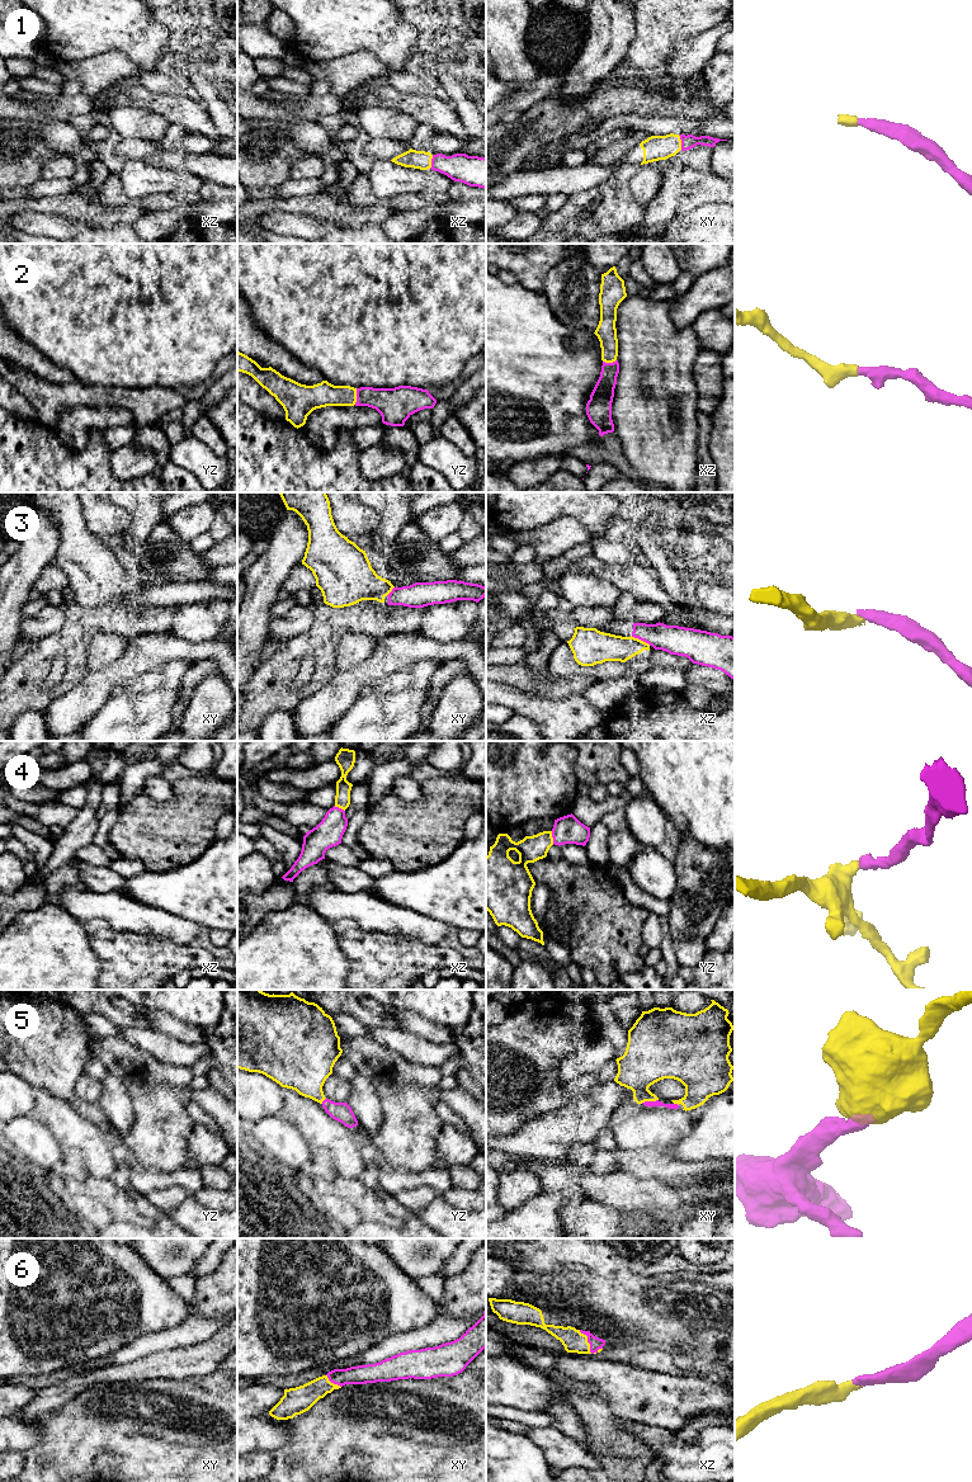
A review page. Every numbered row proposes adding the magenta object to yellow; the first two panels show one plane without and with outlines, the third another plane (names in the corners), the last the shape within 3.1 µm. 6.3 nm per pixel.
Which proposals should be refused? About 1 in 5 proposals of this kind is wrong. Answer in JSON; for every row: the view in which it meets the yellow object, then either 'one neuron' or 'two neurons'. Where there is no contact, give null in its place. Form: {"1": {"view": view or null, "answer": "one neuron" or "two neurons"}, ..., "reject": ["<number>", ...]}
{"1": {"view": "xz", "answer": "one neuron"}, "2": {"view": "yz", "answer": "one neuron"}, "3": {"view": "xz", "answer": "two neurons"}, "4": {"view": "yz", "answer": "one neuron"}, "5": {"view": "xy", "answer": "one neuron"}, "6": {"view": "xz", "answer": "one neuron"}, "reject": ["3"]}

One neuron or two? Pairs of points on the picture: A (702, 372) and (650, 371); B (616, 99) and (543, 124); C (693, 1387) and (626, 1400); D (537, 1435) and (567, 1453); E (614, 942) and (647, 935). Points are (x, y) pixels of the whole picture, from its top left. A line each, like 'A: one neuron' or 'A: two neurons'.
A: two neurons
B: one neuron
C: one neuron
D: one neuron
E: two neurons

